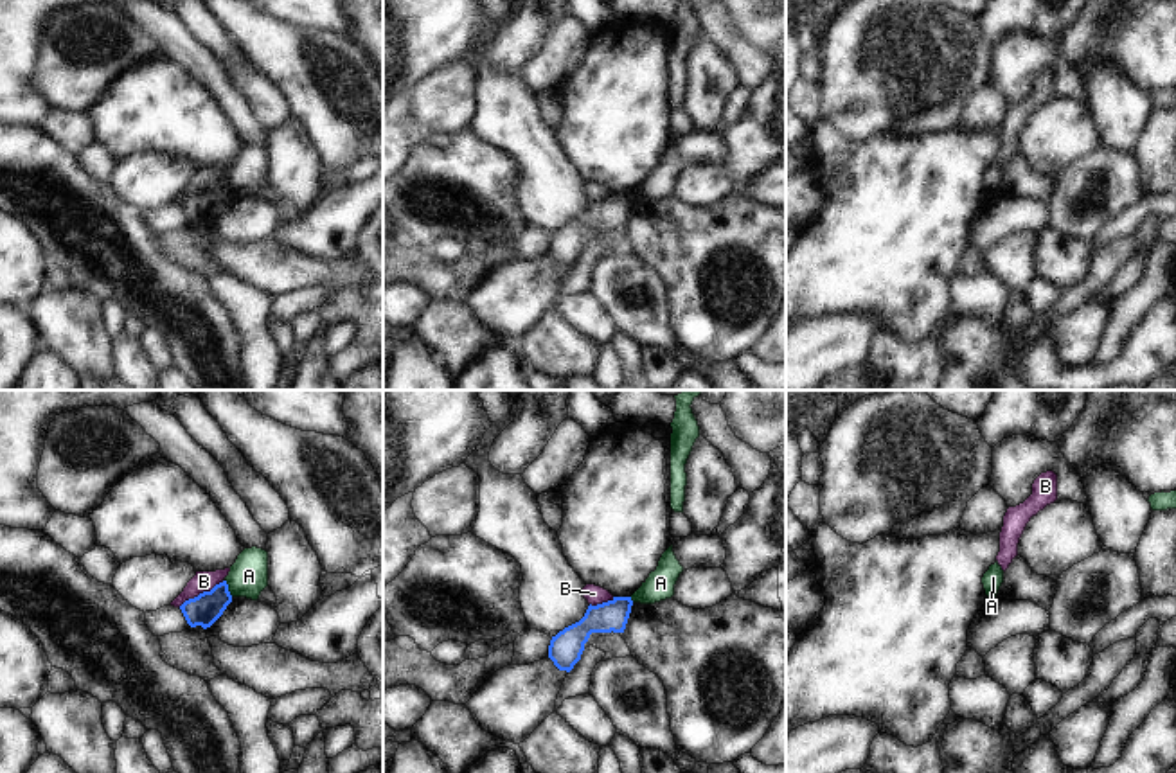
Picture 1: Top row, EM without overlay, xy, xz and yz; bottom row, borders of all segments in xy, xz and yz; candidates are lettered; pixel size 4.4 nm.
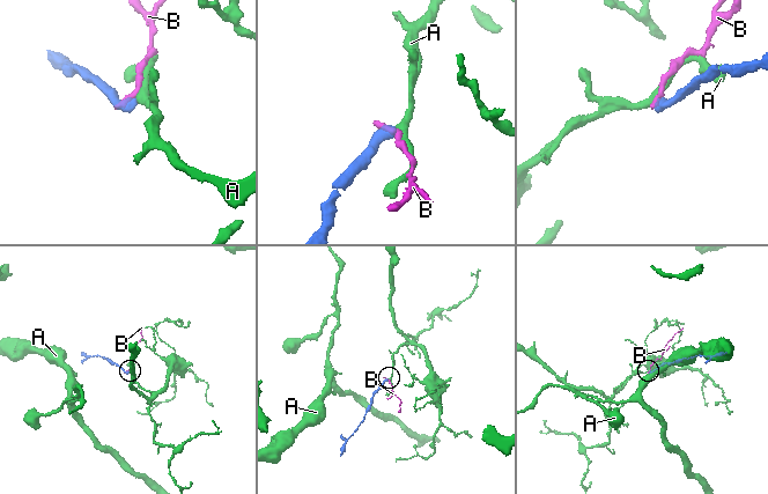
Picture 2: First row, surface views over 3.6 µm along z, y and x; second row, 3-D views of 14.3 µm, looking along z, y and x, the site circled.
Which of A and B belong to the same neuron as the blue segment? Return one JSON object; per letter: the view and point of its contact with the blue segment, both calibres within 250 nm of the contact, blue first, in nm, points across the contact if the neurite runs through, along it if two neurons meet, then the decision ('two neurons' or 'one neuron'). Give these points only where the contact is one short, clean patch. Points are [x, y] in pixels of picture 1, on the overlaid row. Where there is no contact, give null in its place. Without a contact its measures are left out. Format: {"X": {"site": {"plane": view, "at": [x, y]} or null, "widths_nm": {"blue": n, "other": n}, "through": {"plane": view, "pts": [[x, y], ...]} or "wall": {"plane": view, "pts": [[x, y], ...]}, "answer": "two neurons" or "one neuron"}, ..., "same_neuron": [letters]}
{"A": {"site": {"plane": "xy", "at": [227, 588]}, "widths_nm": {"blue": 140, "other": 180}, "wall": {"plane": "xy", "pts": [[225, 579], [227, 590], [232, 595]]}, "answer": "two neurons"}, "B": {"site": {"plane": "xy", "at": [200, 594]}, "widths_nm": {"blue": 140, "other": 100}, "wall": {"plane": "xy", "pts": [[223, 581], [186, 599], [178, 606]]}, "answer": "two neurons"}, "same_neuron": []}

